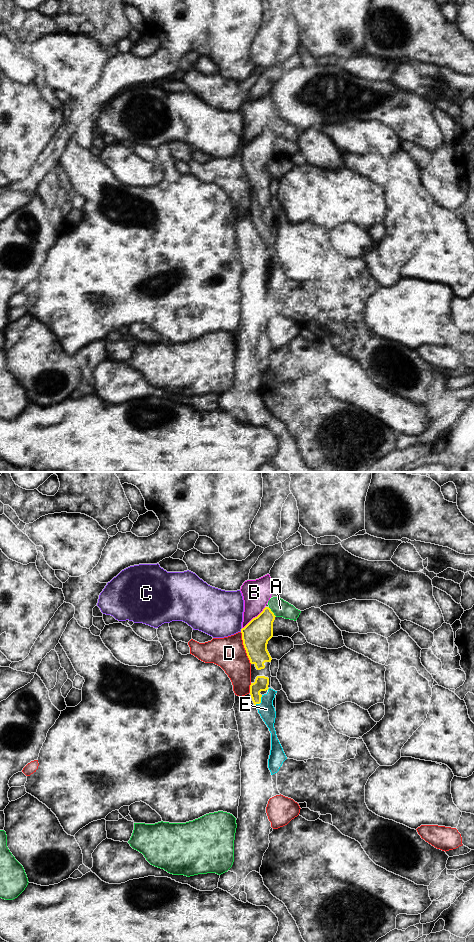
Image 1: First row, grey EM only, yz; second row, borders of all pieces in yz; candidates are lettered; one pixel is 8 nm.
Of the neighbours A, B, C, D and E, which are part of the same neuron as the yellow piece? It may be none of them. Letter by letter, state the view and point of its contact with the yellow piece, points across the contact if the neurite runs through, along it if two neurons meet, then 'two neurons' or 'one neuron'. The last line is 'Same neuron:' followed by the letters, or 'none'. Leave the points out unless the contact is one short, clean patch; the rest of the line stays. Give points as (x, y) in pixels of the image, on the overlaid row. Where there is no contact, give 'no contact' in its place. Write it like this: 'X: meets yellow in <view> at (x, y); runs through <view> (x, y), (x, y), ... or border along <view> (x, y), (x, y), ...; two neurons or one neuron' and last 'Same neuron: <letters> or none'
A: meets yellow in yz at (272, 612); two neurons
B: meets yellow in yz at (253, 618); two neurons
C: meets yellow in yz at (241, 630); two neurons
D: meets yellow in yz at (244, 647); two neurons
E: meets yellow in yz at (260, 701); runs through yz (261, 683), (257, 687), (260, 701), (266, 709); one neuron
Same neuron: E

